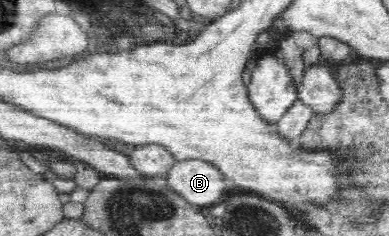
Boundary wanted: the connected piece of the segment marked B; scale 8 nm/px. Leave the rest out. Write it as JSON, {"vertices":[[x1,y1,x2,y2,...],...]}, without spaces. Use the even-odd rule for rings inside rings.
{"vertices":[[203,160,176,161,165,178,171,190,194,207,215,205,231,189,219,169]]}

